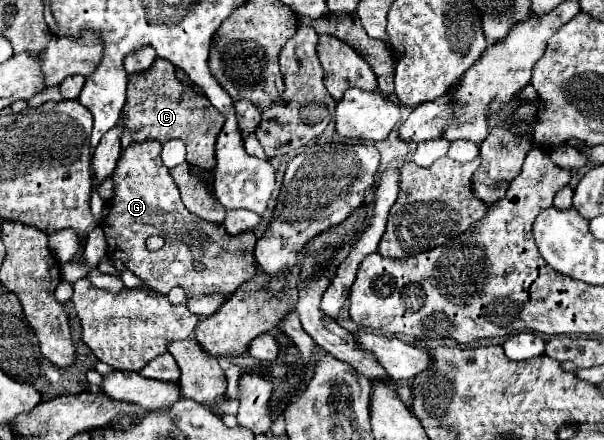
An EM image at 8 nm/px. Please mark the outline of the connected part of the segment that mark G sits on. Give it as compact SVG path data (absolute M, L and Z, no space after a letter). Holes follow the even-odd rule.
M146 140L132 144L120 154L114 170L114 198L108 204L108 218L102 224L108 240L108 258L120 258L130 272L162 294L168 294L174 286L182 286L188 298L204 298L204 294L224 294L228 298L242 282L256 274L256 236L246 230L232 238L224 230L224 224L200 222L180 202L178 186L170 170L160 162L160 150L160 142ZM154 234L166 242L158 252L150 252L144 244ZM194 260L200 260L206 268L196 272L192 266Z

